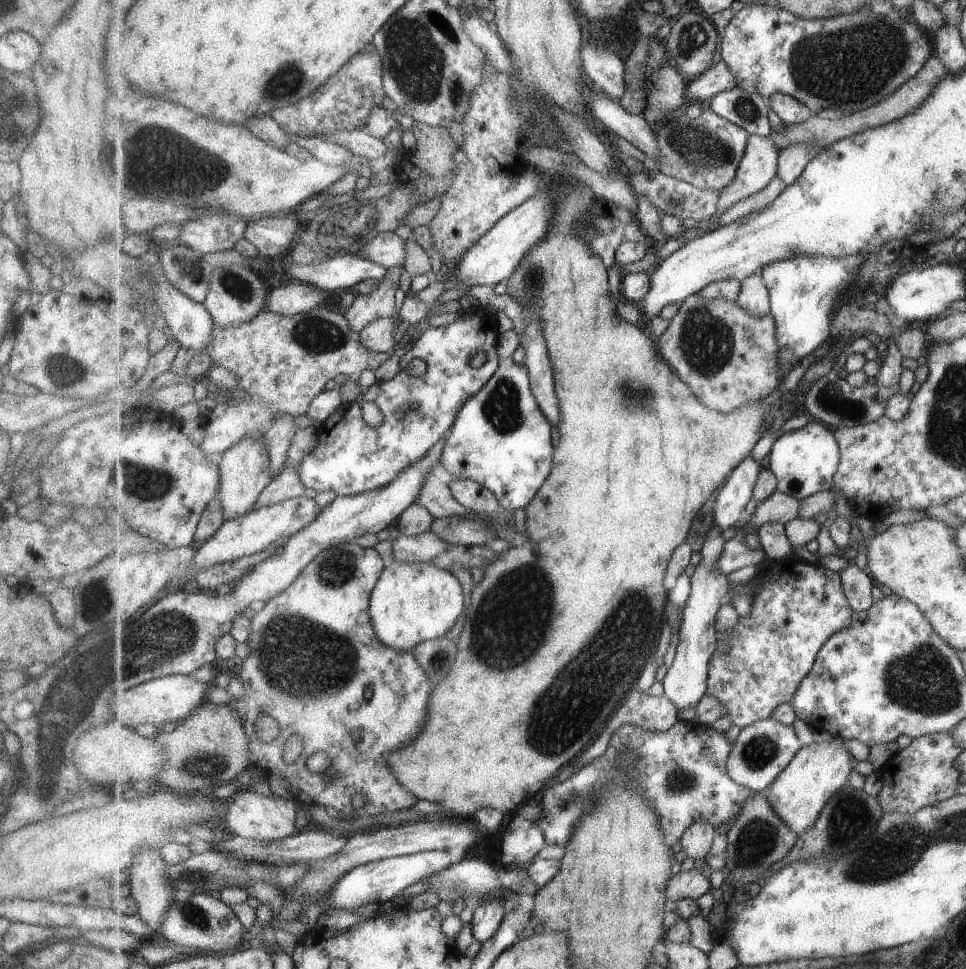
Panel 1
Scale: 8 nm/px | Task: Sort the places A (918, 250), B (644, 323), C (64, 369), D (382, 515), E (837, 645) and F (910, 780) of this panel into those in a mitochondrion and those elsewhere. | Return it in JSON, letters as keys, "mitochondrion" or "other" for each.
{"A":"other","B":"other","C":"mitochondrion","D":"other","E":"other","F":"other"}

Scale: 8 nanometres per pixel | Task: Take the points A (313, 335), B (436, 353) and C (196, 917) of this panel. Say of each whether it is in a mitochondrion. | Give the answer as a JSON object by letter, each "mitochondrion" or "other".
{"A":"mitochondrion","B":"other","C":"mitochondrion"}

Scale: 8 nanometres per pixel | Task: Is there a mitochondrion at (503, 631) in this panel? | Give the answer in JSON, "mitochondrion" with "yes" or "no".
{"mitochondrion":"yes"}

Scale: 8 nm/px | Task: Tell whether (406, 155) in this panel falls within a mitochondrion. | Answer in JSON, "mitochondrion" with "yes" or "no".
{"mitochondrion":"no"}

